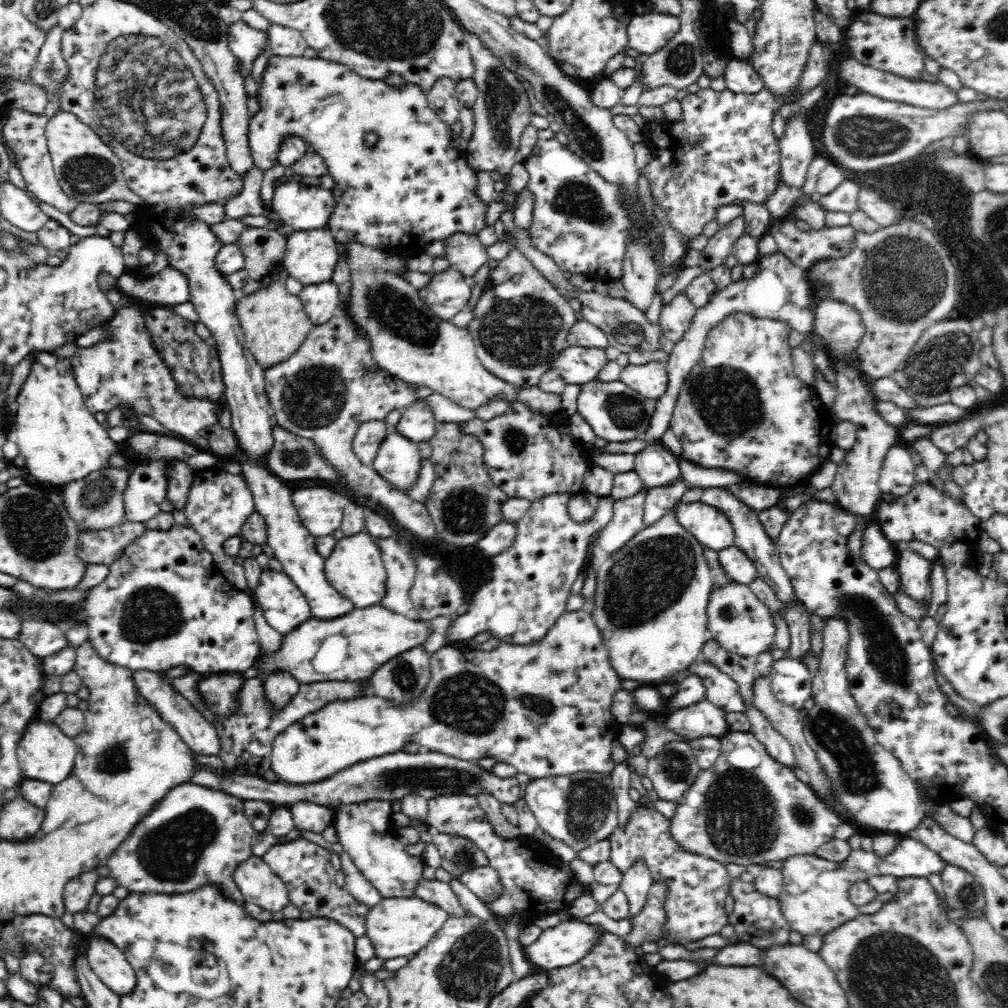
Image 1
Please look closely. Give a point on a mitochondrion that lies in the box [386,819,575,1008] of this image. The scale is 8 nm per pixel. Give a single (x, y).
(472, 967)

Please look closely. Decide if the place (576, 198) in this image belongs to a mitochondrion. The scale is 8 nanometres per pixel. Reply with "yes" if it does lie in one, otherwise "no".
yes

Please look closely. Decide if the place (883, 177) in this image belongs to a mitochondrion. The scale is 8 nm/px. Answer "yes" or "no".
yes

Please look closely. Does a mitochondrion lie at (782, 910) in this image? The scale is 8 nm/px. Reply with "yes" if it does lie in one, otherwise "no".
no

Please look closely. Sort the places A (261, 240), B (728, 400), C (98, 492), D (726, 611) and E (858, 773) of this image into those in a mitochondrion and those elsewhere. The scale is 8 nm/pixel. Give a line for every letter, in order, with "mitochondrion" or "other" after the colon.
A: other
B: mitochondrion
C: mitochondrion
D: mitochondrion
E: mitochondrion

